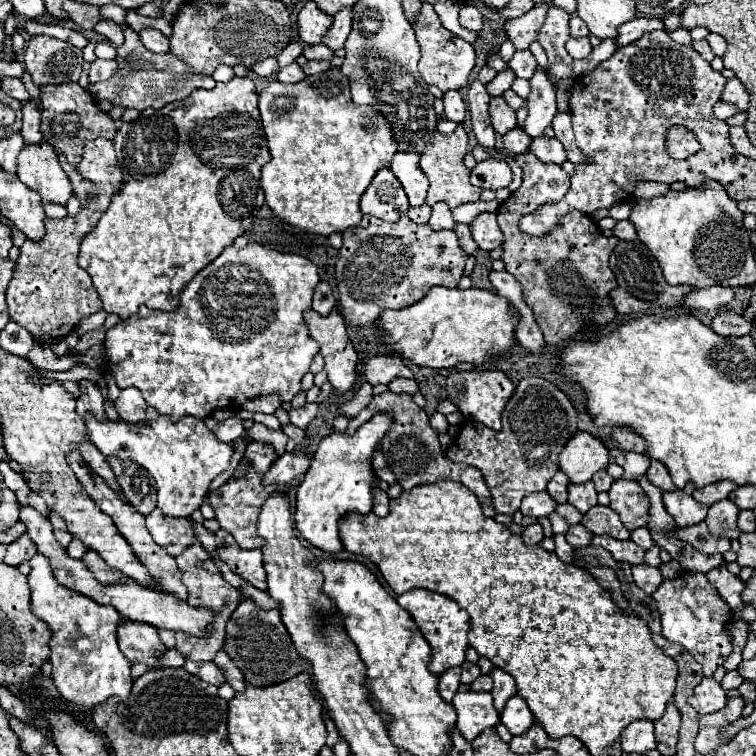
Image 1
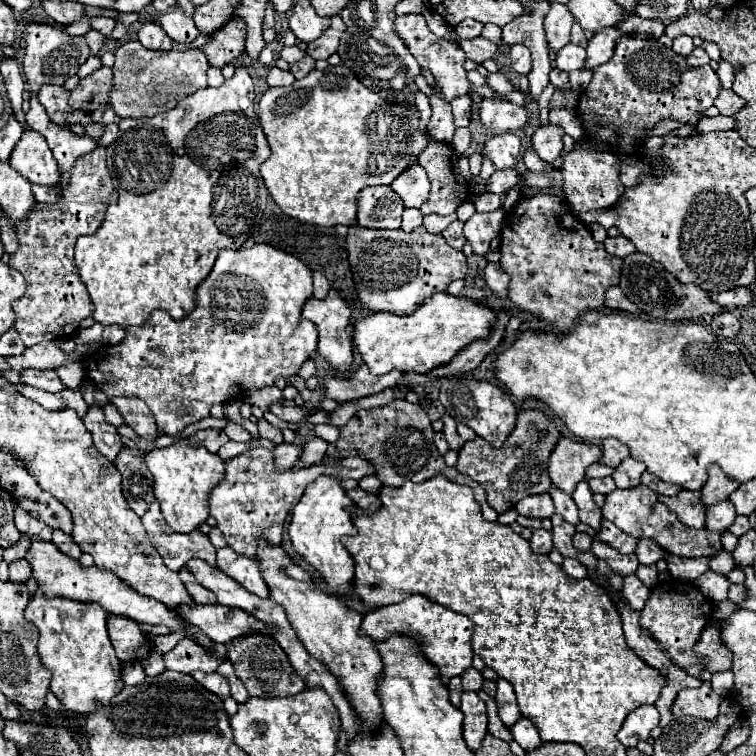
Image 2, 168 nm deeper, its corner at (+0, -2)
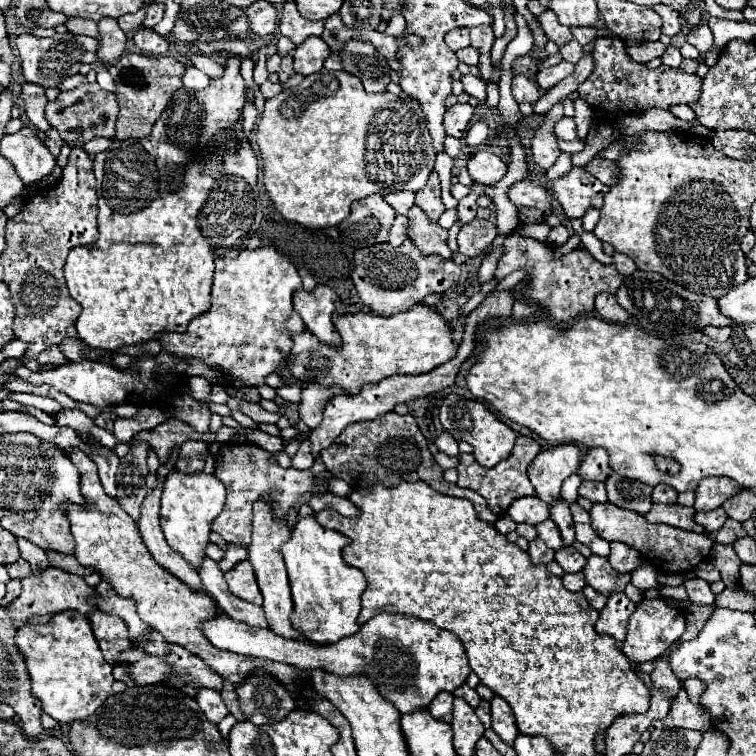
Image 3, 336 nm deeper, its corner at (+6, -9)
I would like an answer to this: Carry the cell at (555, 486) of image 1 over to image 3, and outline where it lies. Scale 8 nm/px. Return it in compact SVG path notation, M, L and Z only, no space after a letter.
M558 499L550 507L550 519L558 525L562 537L564 537L564 543L572 545L574 543L574 525L572 525L572 515L570 515L568 503L564 503L562 499Z

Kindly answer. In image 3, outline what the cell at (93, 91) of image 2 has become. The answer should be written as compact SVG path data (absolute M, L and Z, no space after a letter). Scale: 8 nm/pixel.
M86 83L72 91L62 91L56 101L52 101L46 109L48 123L60 131L60 137L66 143L86 143L94 137L114 137L114 121L118 117L116 95L104 91L98 83Z

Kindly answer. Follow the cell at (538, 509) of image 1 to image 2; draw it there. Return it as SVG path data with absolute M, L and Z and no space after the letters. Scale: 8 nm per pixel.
M546 492L546 494L528 496L528 498L520 500L516 504L516 510L528 518L550 518L554 514L554 504L552 504L550 494Z

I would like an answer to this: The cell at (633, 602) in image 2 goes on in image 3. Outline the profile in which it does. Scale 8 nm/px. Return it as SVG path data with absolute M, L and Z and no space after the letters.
M612 593L608 597L608 603L604 605L604 609L600 611L600 619L596 621L596 631L608 633L618 643L622 643L626 637L628 619L634 613L634 609L636 609L636 605L632 601L628 601L628 597L624 593Z

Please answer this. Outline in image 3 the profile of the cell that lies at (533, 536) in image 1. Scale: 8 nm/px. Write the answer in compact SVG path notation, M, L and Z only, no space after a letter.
M532 539L530 541L530 549L528 549L528 555L530 555L530 561L532 563L550 563L550 561L554 561L554 551L552 549L548 549L546 545L544 545L544 541L542 539Z

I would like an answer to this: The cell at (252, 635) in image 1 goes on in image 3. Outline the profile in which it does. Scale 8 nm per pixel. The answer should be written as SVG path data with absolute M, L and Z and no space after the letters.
M264 669L250 673L236 685L236 695L246 719L256 725L276 723L296 709L290 691L276 677L264 673Z

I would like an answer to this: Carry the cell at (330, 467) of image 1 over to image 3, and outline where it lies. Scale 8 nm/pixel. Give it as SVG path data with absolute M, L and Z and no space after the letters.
M306 515L300 517L298 523L292 527L290 531L290 539L282 545L282 555L286 561L286 569L288 569L288 577L290 577L290 587L292 587L292 599L294 599L294 613L290 617L294 629L298 629L306 639L316 641L316 643L336 643L342 637L348 637L352 633L358 631L358 613L360 613L360 595L366 589L366 577L362 575L360 569L346 565L342 559L342 549L350 545L348 537L322 527L314 515Z

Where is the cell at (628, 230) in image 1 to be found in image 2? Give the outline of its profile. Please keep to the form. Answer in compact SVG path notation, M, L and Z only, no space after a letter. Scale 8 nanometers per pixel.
M624 236L606 238L604 248L606 248L610 254L618 256L618 258L626 258L626 256L630 256L632 252L636 252L636 246L634 246L634 244L632 244L628 238L624 238Z

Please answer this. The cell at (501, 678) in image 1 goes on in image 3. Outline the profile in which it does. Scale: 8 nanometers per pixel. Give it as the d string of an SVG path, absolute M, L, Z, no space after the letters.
M494 695L490 705L492 705L492 729L500 735L500 739L504 743L512 745L512 741L518 735L518 727L516 727L514 713L512 713L510 705L502 697L498 697L498 695Z

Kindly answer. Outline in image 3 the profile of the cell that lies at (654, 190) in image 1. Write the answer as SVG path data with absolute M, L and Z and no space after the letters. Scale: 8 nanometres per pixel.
M594 157L586 169L596 177L600 179L602 183L606 185L616 185L618 179L620 179L620 169L618 169L618 163L616 161L610 161L610 159L602 159L602 157Z

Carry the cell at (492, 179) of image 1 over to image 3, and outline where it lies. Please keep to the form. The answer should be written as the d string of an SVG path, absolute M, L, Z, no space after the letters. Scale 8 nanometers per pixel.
M522 179L522 181L516 181L514 185L510 185L508 199L516 207L536 207L544 213L548 213L552 209L552 195L542 185L534 183L530 179Z

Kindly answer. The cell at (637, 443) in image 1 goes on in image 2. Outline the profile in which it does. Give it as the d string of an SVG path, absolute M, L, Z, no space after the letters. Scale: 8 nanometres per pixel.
M606 438L602 440L602 460L606 466L616 468L624 458L628 458L630 452L626 446L622 446L622 442L618 442L616 438Z

